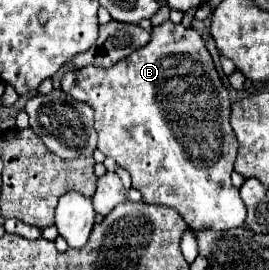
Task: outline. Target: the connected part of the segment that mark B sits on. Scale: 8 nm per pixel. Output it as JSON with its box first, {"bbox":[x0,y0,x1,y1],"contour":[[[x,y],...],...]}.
{"bbox":[60,20,246,232],"contour":[[[168,20],[152,28],[152,38],[146,46],[122,58],[112,68],[86,66],[80,70],[68,70],[60,88],[74,100],[94,108],[98,150],[130,172],[132,188],[142,194],[146,204],[176,208],[194,232],[206,228],[232,230],[244,226],[246,208],[238,188],[230,182],[238,148],[230,126],[230,98],[198,30]]]}

